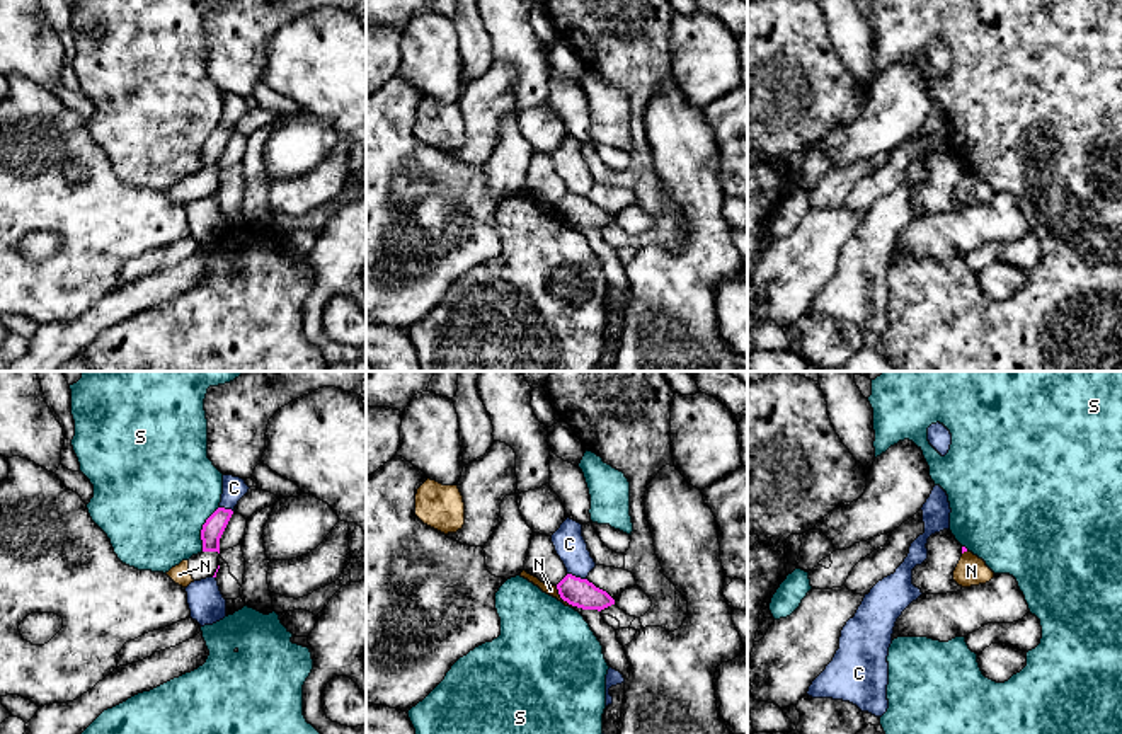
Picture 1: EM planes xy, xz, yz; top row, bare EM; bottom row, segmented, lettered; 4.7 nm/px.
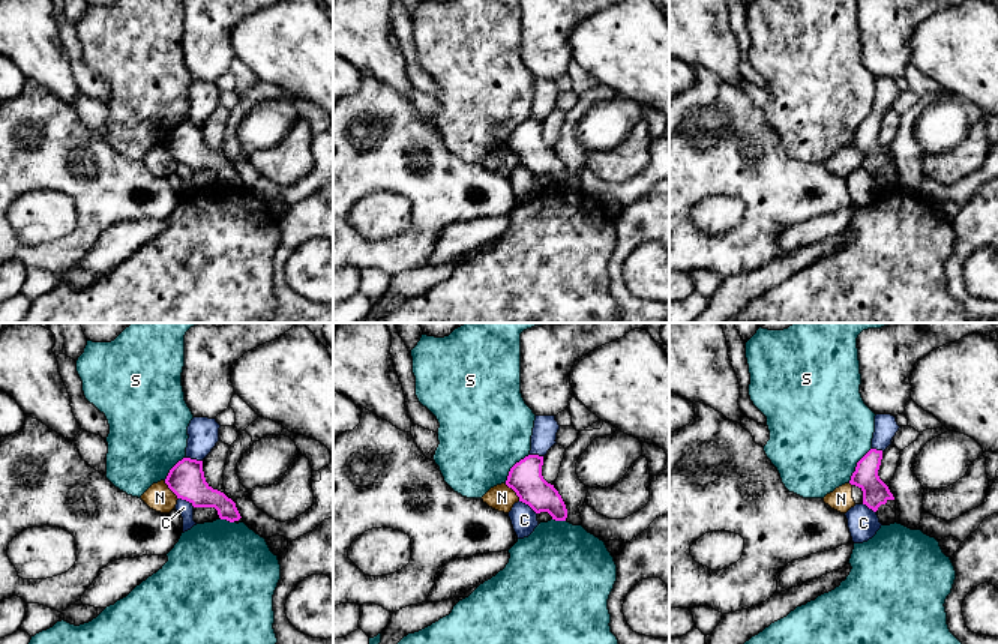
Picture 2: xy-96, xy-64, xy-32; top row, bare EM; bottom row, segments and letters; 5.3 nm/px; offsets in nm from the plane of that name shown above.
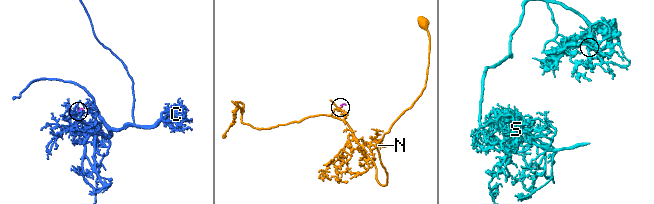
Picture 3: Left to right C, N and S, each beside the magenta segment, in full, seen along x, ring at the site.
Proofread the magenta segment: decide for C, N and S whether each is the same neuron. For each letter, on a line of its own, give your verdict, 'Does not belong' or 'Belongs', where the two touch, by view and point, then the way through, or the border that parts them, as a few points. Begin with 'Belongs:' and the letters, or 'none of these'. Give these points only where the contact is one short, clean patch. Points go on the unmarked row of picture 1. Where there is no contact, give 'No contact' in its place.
Belongs: none of these
C: Does not belong. Touches magenta at xz (574, 194)
N: Does not belong. Touches magenta at xz (562, 217). Boundary: xz (555, 205), (557, 212), (572, 223)
S: Does not belong. Touches magenta at xy (203, 147)

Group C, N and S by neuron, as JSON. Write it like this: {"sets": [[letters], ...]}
{"sets": [["C"], ["N"], ["S"]]}

